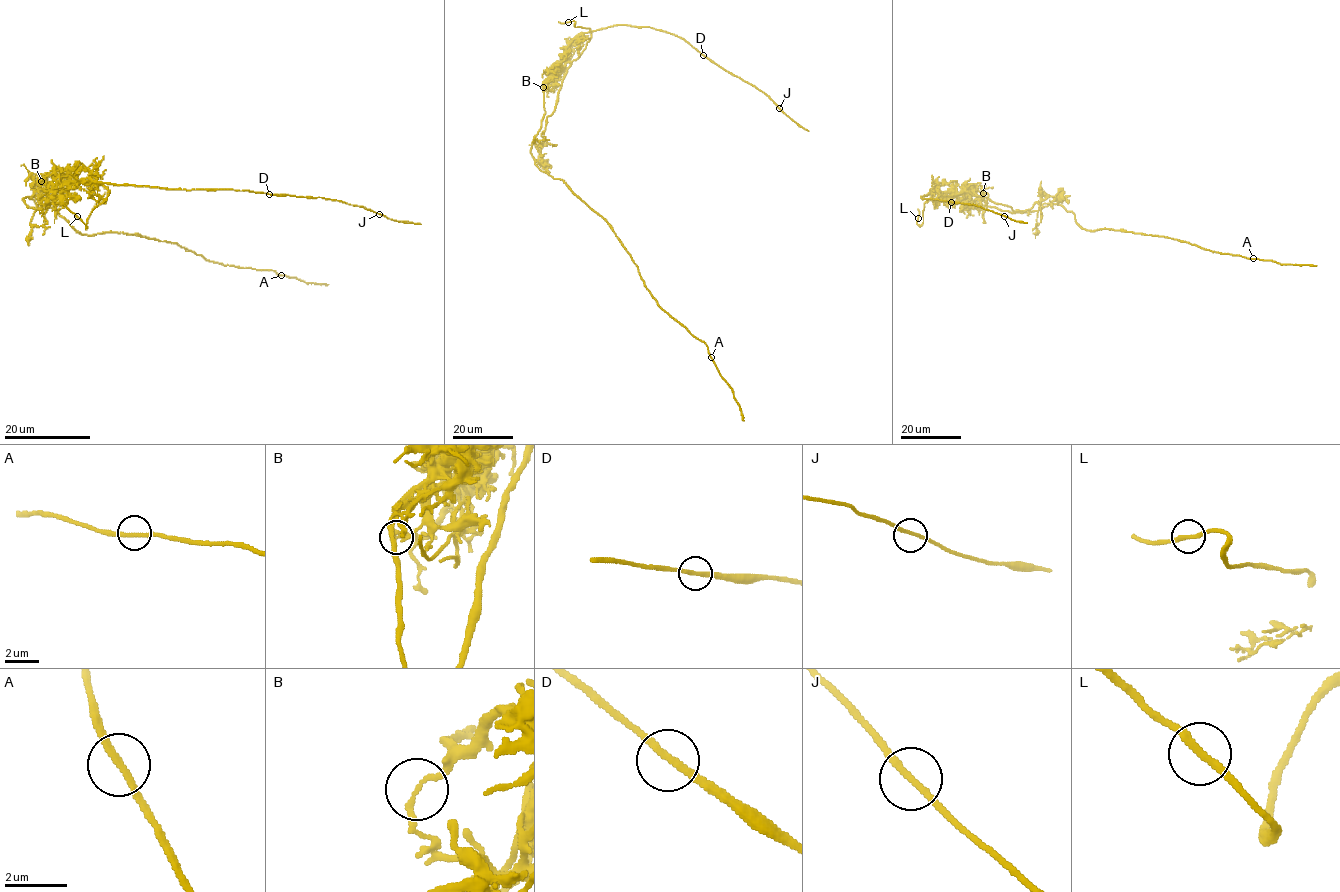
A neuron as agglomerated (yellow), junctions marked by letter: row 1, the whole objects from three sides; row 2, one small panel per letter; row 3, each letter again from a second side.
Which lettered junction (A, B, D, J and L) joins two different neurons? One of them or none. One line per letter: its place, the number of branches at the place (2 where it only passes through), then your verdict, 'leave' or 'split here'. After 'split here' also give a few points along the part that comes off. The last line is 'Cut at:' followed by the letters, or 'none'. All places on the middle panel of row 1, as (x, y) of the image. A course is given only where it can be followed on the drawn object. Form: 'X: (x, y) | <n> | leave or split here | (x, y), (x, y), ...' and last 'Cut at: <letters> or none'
A: (711, 357) | 2 | leave
B: (543, 87) | 2 | split here | (543, 87), (548, 78), (542, 127), (530, 149), (534, 162), (609, 226), (657, 303), (706, 345), (744, 420)
D: (703, 55) | 2 | leave
J: (779, 108) | 2 | leave
L: (568, 22) | 2 | leave
Cut at: B

